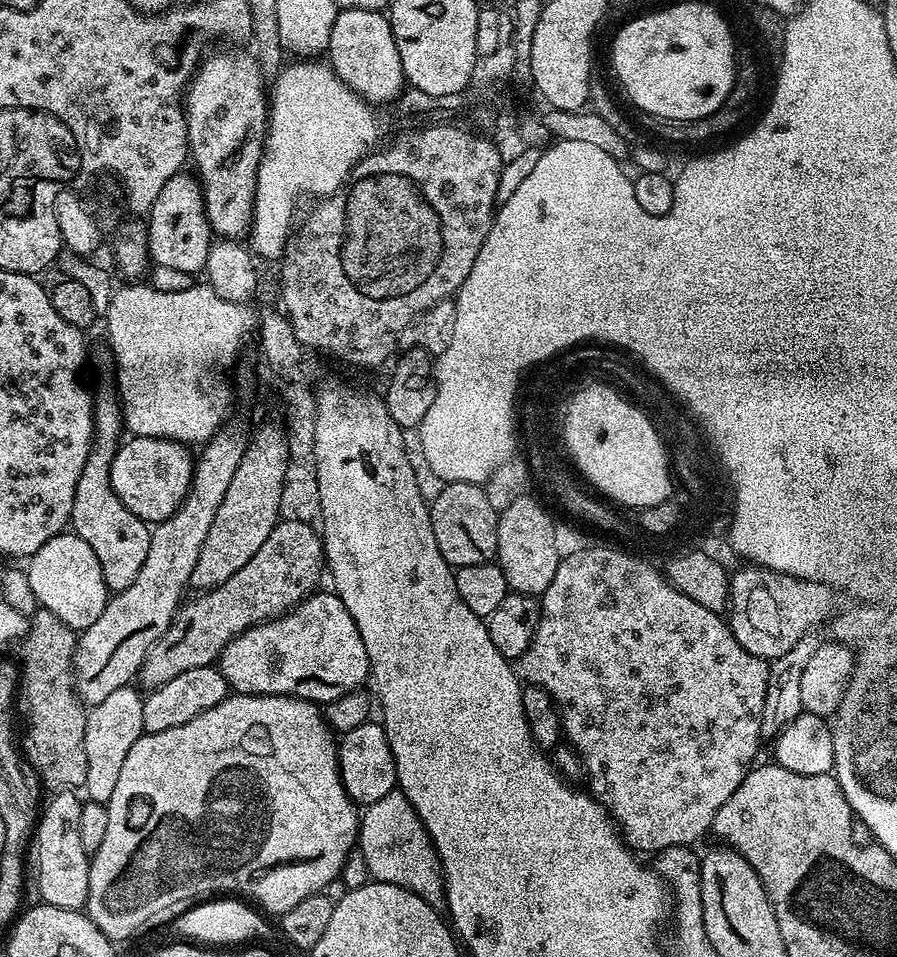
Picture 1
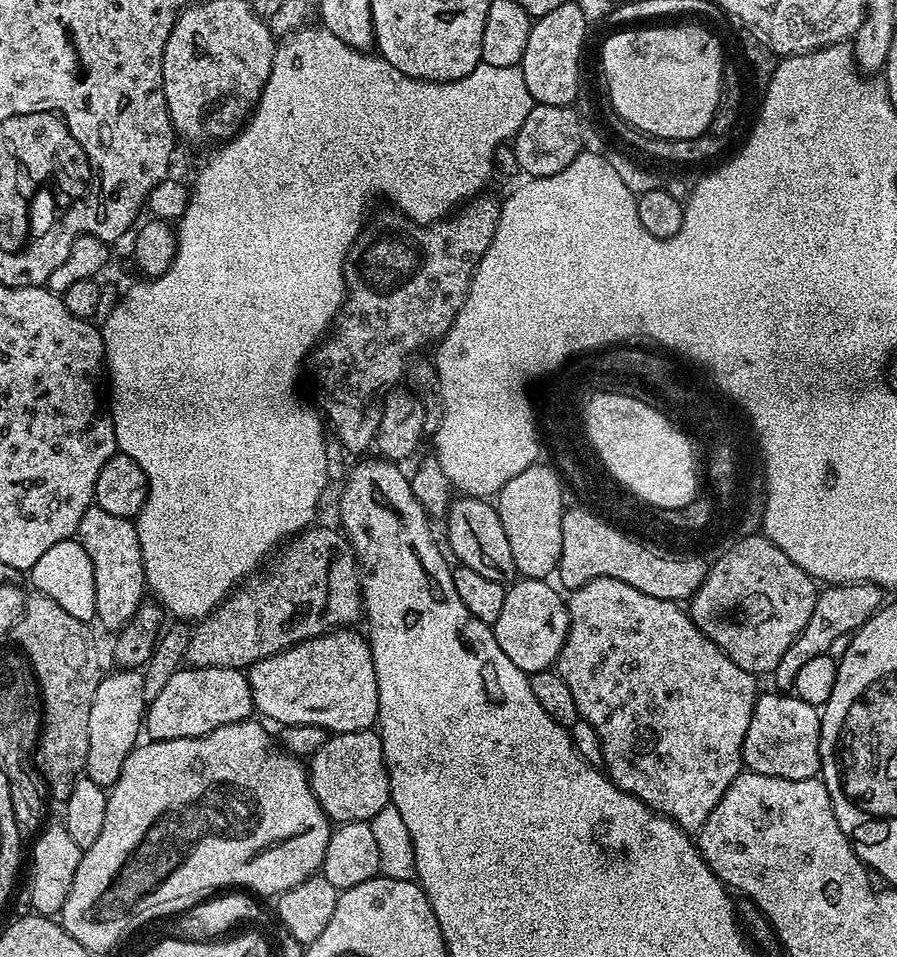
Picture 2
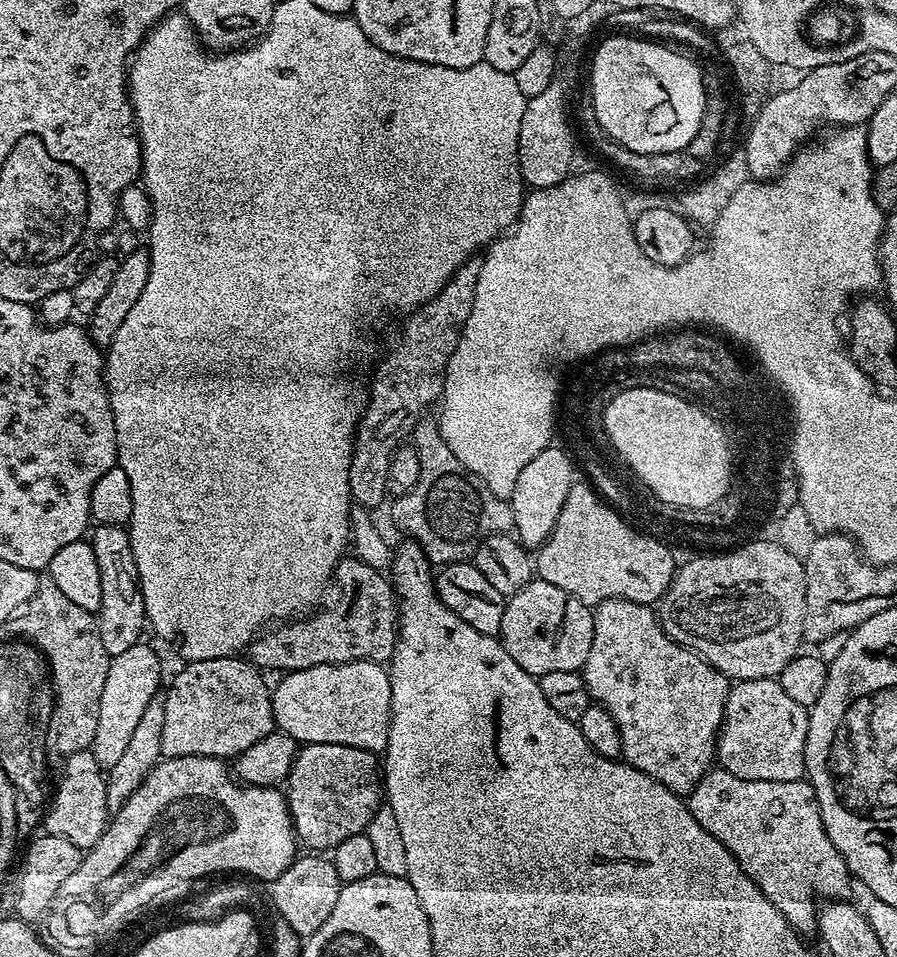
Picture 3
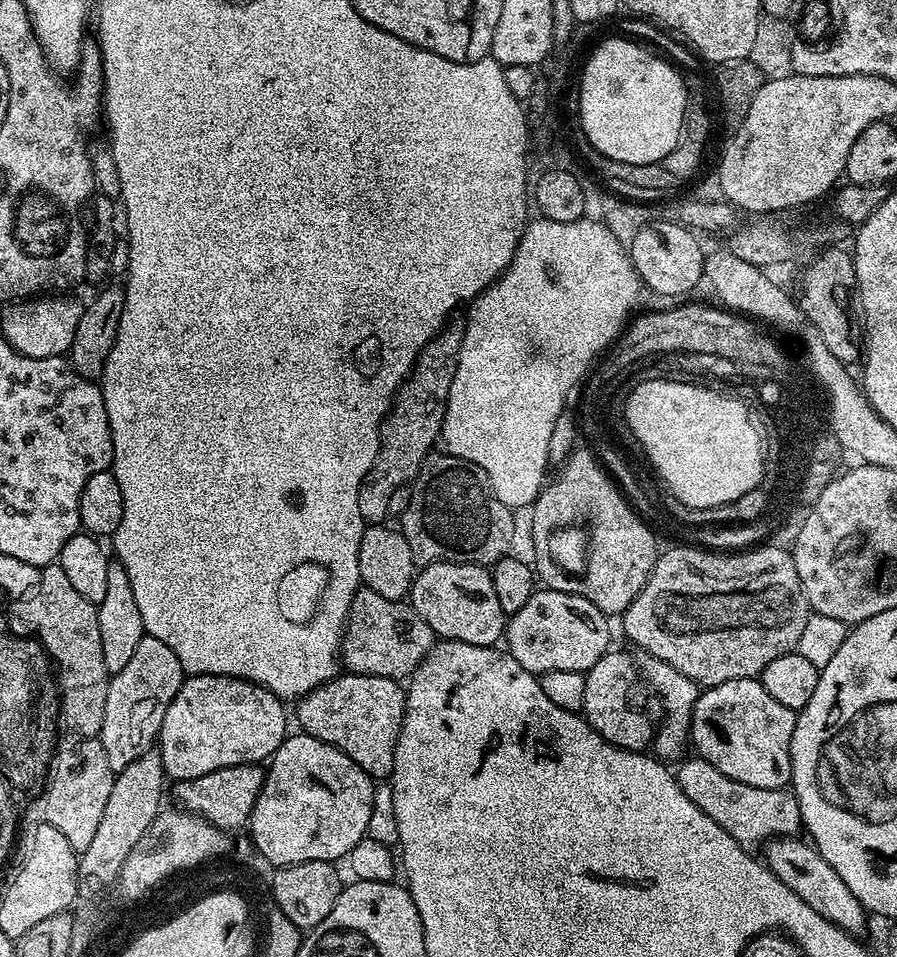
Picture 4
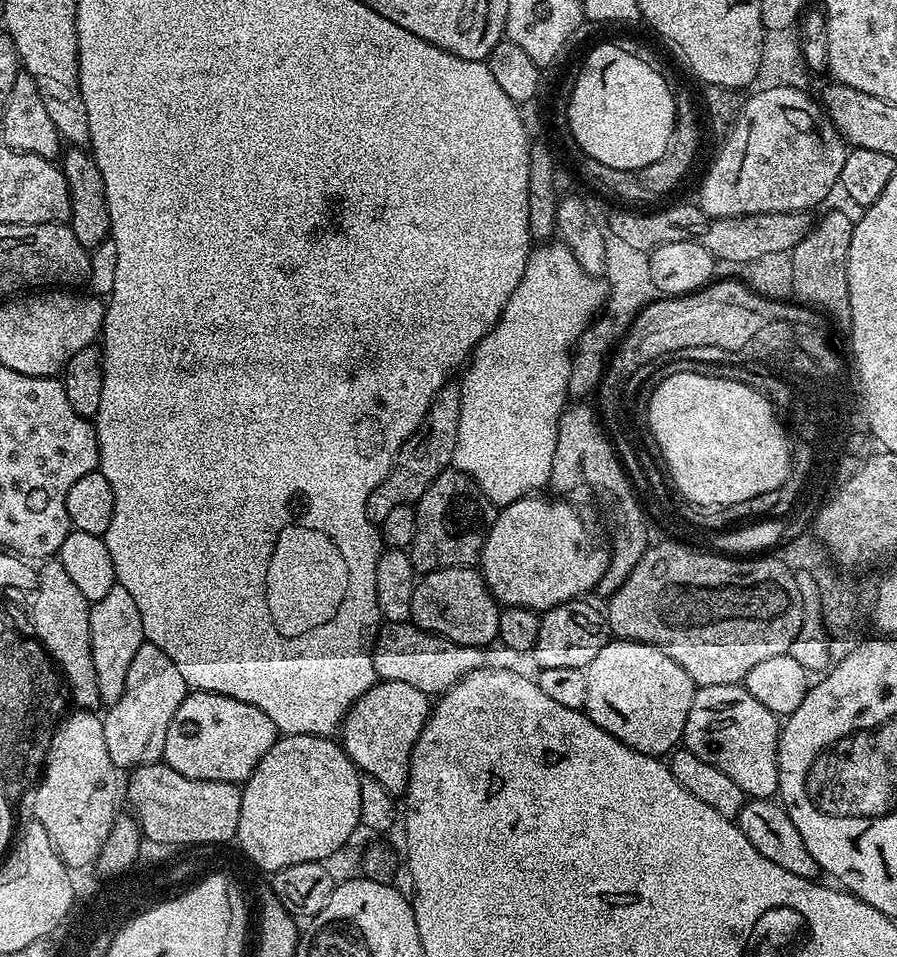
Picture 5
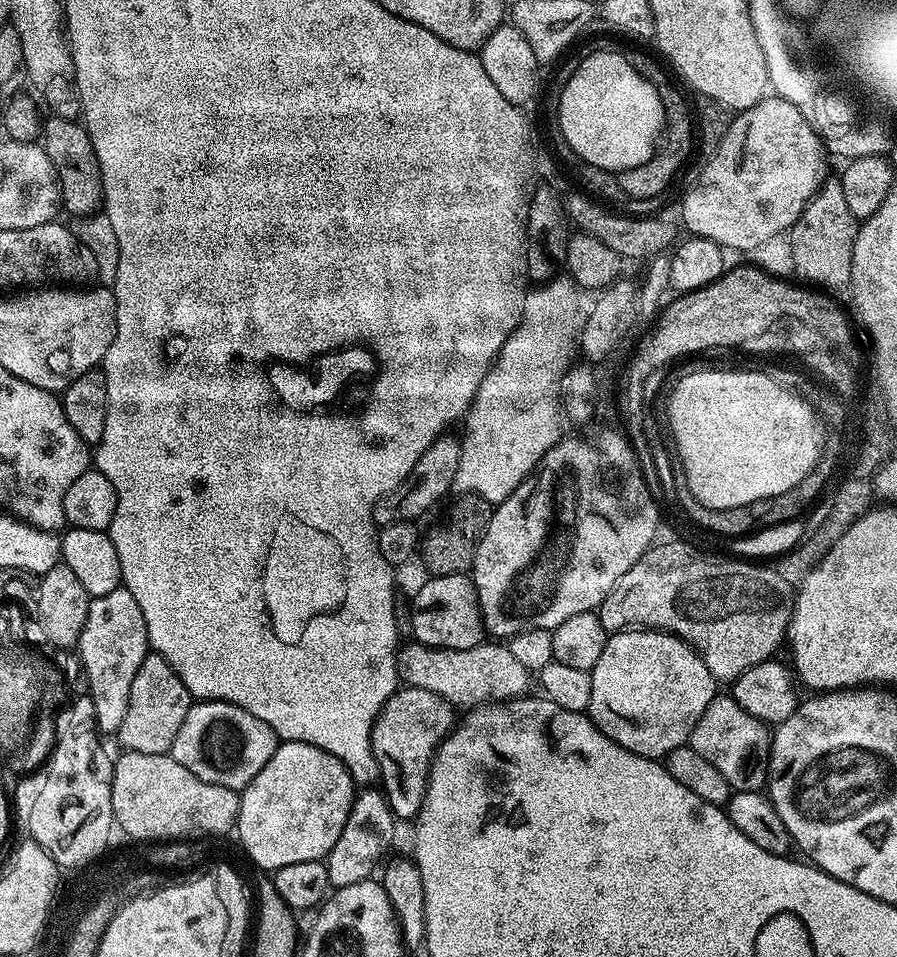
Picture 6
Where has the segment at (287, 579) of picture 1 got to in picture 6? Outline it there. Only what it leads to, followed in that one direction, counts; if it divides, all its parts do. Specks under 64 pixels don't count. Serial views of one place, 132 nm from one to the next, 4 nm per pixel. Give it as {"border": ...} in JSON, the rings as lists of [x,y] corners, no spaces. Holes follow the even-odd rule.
{"border":[[[408,642],[398,653],[398,663],[401,681],[407,687],[430,690],[463,710],[523,697],[530,680],[526,666],[516,661],[514,654],[510,654],[507,646],[500,642],[481,642],[470,650],[428,648],[425,644]]]}

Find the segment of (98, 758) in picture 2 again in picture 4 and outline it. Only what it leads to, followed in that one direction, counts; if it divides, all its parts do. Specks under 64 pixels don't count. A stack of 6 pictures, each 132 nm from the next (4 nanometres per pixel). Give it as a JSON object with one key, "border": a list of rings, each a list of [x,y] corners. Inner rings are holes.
{"border":[[[147,634],[142,642],[138,642],[126,667],[115,672],[109,679],[106,715],[102,718],[102,730],[98,739],[106,750],[106,759],[113,773],[121,772],[157,743],[162,718],[166,718],[166,710],[170,702],[174,702],[174,694],[178,694],[185,679],[182,662],[174,658],[174,650],[170,650],[166,642]]]}

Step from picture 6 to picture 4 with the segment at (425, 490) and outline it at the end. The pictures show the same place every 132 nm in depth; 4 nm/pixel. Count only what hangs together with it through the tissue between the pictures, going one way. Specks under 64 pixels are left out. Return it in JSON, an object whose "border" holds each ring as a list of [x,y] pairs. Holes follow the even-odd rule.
{"border":[[[449,319],[440,333],[420,351],[420,357],[412,365],[412,373],[406,377],[392,402],[392,409],[380,425],[378,458],[358,490],[358,514],[362,514],[365,525],[383,525],[389,519],[390,494],[415,481],[425,458],[441,439],[450,382],[464,337],[465,321],[456,319]]]}

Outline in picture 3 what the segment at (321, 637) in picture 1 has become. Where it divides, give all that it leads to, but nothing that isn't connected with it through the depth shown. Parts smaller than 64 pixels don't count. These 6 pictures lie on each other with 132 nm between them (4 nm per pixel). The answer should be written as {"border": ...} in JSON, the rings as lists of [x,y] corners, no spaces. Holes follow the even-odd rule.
{"border":[[[355,660],[354,662],[342,662],[341,664],[323,664],[322,666],[310,666],[306,670],[286,672],[279,677],[281,680],[272,688],[272,709],[276,719],[276,728],[281,732],[290,734],[290,738],[296,740],[297,745],[305,744],[337,744],[338,746],[354,746],[358,750],[383,753],[388,735],[390,734],[390,678],[387,667],[383,663],[374,660]]]}

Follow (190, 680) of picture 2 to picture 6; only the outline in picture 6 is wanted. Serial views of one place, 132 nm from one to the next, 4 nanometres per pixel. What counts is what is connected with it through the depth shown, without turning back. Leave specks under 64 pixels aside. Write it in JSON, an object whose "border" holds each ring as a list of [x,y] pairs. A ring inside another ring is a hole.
{"border":[[[206,700],[189,708],[170,755],[202,782],[242,790],[270,762],[277,747],[276,733],[254,714],[224,700]]]}

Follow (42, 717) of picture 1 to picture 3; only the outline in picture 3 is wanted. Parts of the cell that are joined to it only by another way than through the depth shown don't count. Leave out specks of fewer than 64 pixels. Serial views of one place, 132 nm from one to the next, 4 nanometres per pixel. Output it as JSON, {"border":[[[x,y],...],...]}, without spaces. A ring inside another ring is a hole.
{"border":[[[41,579],[38,590],[34,590],[34,598],[26,602],[2,626],[5,637],[19,638],[40,650],[44,657],[48,671],[52,677],[52,691],[54,703],[50,726],[46,730],[47,759],[63,762],[70,758],[70,754],[89,751],[94,742],[94,734],[98,730],[98,710],[102,706],[102,686],[106,686],[108,661],[110,659],[106,646],[102,646],[102,634],[97,617],[91,612],[82,610],[73,600],[66,598],[58,586],[50,579]]]}

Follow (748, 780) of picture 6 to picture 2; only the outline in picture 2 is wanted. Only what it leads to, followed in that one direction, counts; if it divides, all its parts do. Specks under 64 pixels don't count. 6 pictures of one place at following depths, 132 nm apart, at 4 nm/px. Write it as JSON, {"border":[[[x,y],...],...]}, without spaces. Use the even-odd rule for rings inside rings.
{"border":[[[771,690],[757,695],[750,730],[742,746],[744,768],[774,778],[813,778],[820,770],[820,712],[817,705],[802,702],[794,694]]]}

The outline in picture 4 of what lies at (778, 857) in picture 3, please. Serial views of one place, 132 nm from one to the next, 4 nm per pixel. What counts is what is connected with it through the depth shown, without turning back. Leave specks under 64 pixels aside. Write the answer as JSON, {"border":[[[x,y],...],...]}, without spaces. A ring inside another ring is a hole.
{"border":[[[699,758],[691,759],[685,759],[679,765],[681,768],[677,767],[674,772],[682,794],[686,794],[686,798],[690,798],[698,810],[714,818],[714,822],[718,822],[718,826],[722,826],[722,830],[726,830],[726,834],[730,834],[730,838],[734,838],[742,847],[756,850],[770,840],[781,836],[795,837],[801,831],[800,803],[791,791],[746,786],[742,782],[734,782],[734,778],[726,778],[726,774],[710,766],[710,762]]]}

